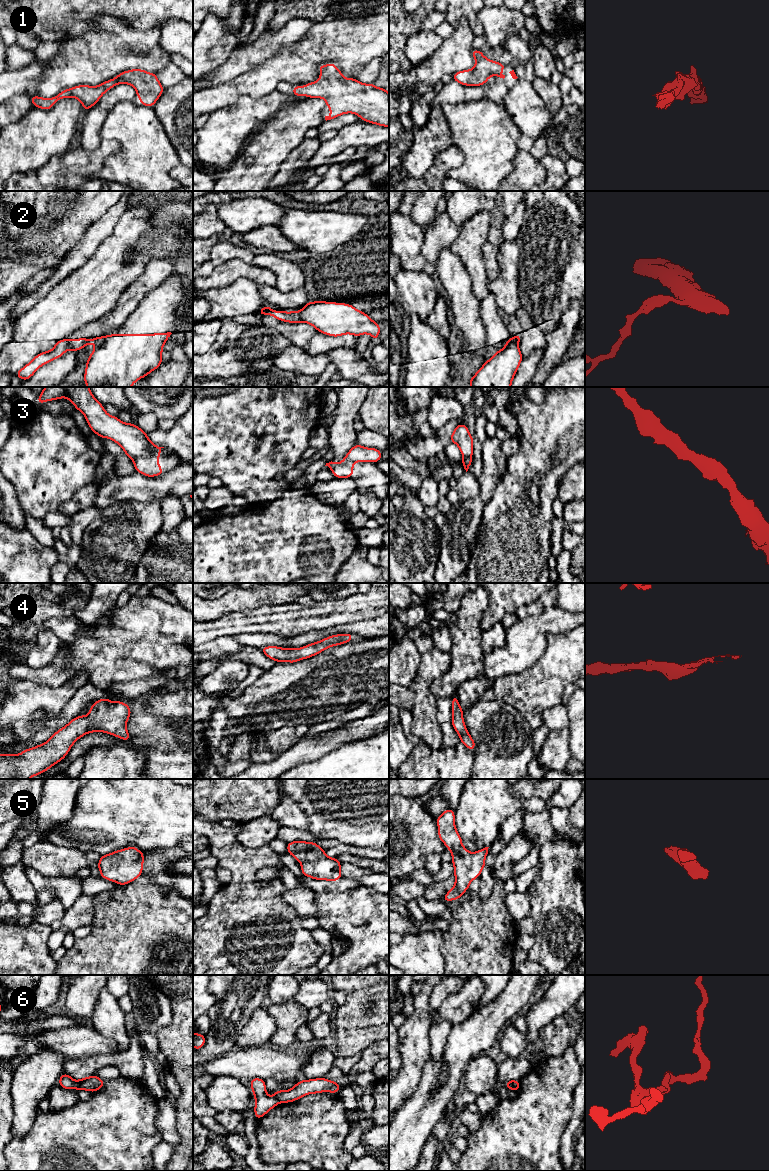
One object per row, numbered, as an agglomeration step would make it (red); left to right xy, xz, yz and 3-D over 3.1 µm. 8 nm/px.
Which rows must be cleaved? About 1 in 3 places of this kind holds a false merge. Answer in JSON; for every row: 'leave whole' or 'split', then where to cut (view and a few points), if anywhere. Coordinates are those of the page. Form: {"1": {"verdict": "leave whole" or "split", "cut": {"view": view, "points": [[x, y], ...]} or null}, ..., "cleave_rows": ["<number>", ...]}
{"1": {"verdict": "leave whole", "cut": null}, "2": {"verdict": "split", "cut": {"view": "xy", "points": [[103, 337], [103, 341], [96, 347]]}}, "3": {"verdict": "split", "cut": {"view": "xy", "points": [[155, 445], [149, 456], [138, 456], [132, 459]]}}, "4": {"verdict": "leave whole", "cut": null}, "5": {"verdict": "leave whole", "cut": null}, "6": {"verdict": "split", "cut": {"view": "xy", "points": [[81, 1079], [78, 1089]]}}, "cleave_rows": ["2", "3", "6"]}

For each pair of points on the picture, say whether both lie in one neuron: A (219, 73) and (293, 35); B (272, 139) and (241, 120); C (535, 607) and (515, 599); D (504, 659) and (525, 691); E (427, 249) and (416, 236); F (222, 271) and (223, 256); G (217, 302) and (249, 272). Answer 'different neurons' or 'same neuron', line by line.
A: same neuron
B: different neurons
C: different neurons
D: different neurons
E: different neurons
F: different neurons
G: different neurons

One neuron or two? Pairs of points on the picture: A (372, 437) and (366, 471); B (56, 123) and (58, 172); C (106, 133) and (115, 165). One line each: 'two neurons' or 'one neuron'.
A: two neurons
B: two neurons
C: one neuron

